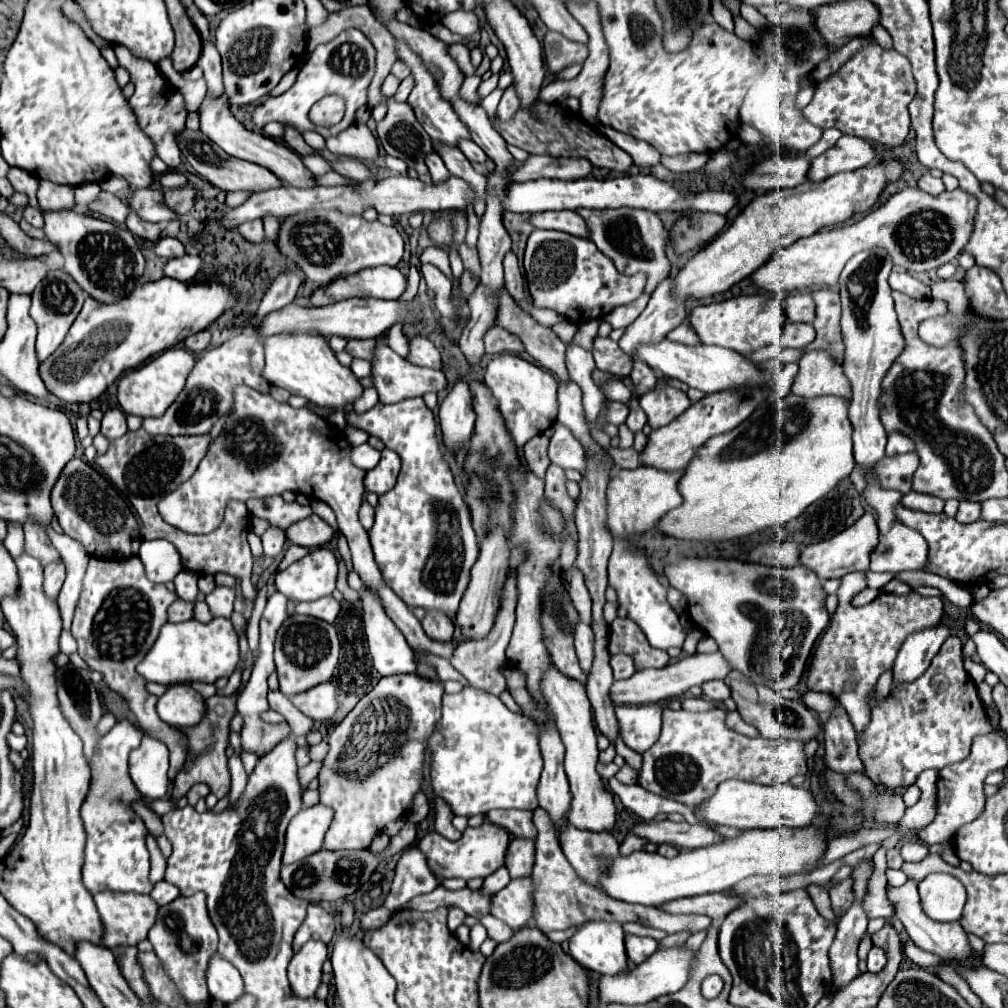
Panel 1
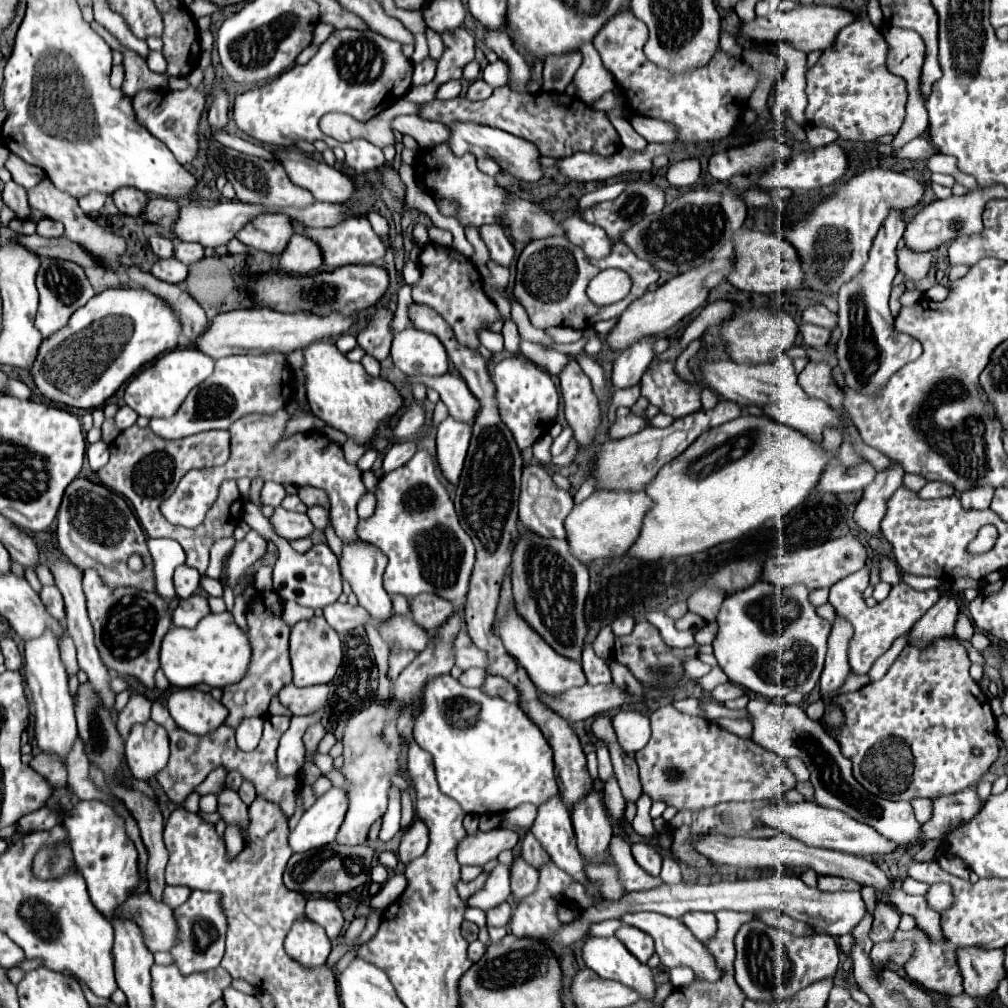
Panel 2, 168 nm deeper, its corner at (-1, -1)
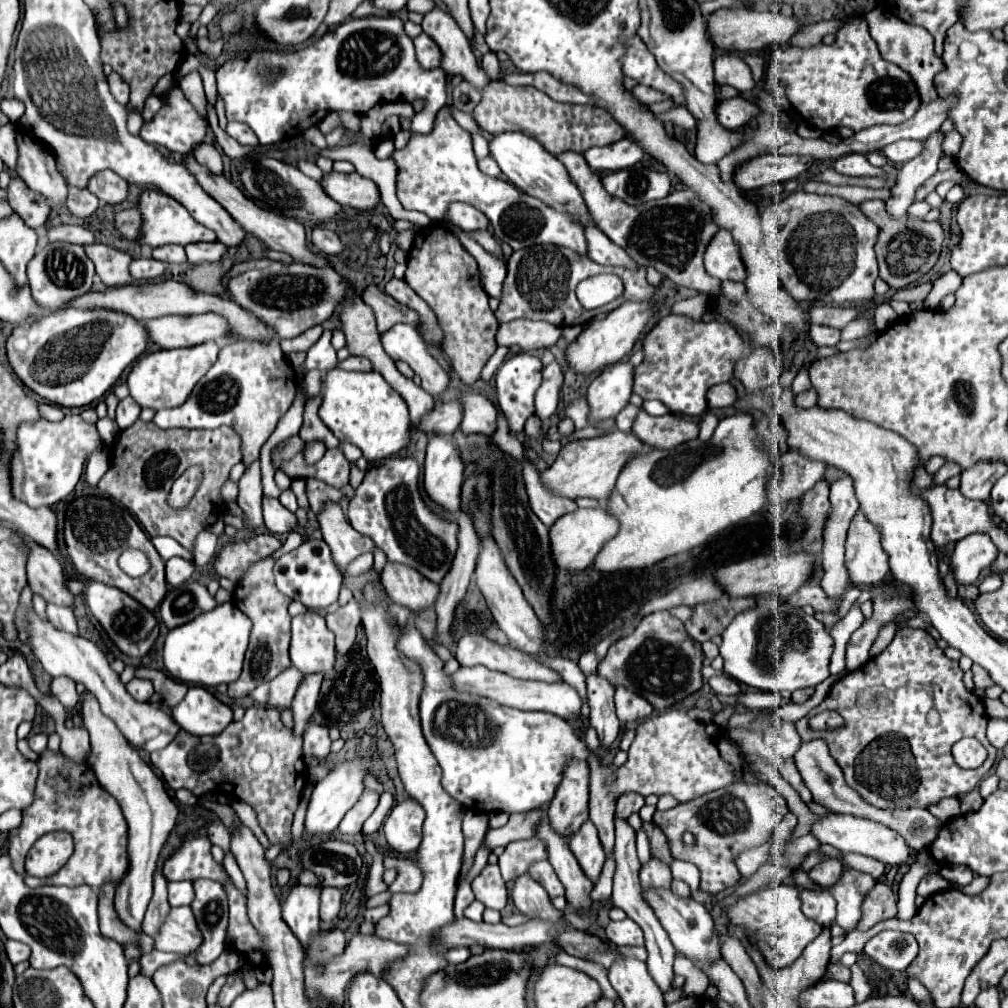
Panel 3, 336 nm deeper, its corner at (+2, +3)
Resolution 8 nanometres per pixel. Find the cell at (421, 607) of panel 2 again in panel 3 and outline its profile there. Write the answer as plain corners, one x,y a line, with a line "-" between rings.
387,562
381,572
381,582
395,604
407,606
411,612
421,608
429,608
435,604
439,586
421,578
417,570
409,570
409,566
397,566
395,562

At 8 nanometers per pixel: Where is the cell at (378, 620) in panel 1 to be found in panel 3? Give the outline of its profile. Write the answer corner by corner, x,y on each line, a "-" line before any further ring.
325,502
325,506
317,514
317,520
319,520
321,532
323,532
323,540
331,548
331,554
333,554
337,566
343,570
343,574
345,574
347,564
353,558
357,558
365,552
373,552
373,546
375,546
373,540
359,534
357,530
353,530
353,526
345,518
345,514
337,502

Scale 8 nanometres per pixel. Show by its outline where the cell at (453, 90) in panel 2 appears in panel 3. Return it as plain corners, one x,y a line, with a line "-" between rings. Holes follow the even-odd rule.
367,16
359,20
347,20
339,24
335,30
327,32
313,46
299,52
283,52
283,50
265,50
255,48
247,58
231,58
223,66
215,70
217,90
225,104
227,120
247,124
259,138
261,144
273,144
283,138
291,138
303,134
309,126
319,124
327,112
333,110
349,110
363,114
375,104
383,102
413,102
423,100
425,106
417,113
411,122
411,132
427,134
433,129
435,114
445,106
445,72
441,68
425,70
413,50
413,40
403,30
403,20
397,16
381,18
-
267,68
283,68
283,74
269,86
263,78

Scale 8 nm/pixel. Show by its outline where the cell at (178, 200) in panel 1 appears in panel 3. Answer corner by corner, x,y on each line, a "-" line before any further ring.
137,208
117,212
115,214
115,228
123,234
123,238
133,240
137,236
137,232
141,230
141,216
139,216

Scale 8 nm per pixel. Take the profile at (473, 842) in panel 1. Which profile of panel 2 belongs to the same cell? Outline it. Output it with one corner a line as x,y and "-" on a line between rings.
494,828
488,832
480,832
466,836
458,848
456,858
462,866
484,866
494,860
500,852
512,850
518,844
518,832
510,828

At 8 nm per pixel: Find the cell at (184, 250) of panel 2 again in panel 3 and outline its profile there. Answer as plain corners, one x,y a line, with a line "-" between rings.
211,242
211,244
187,244
185,246
187,258
191,264
201,264
201,262
217,262
223,258
227,252
227,246
221,242

